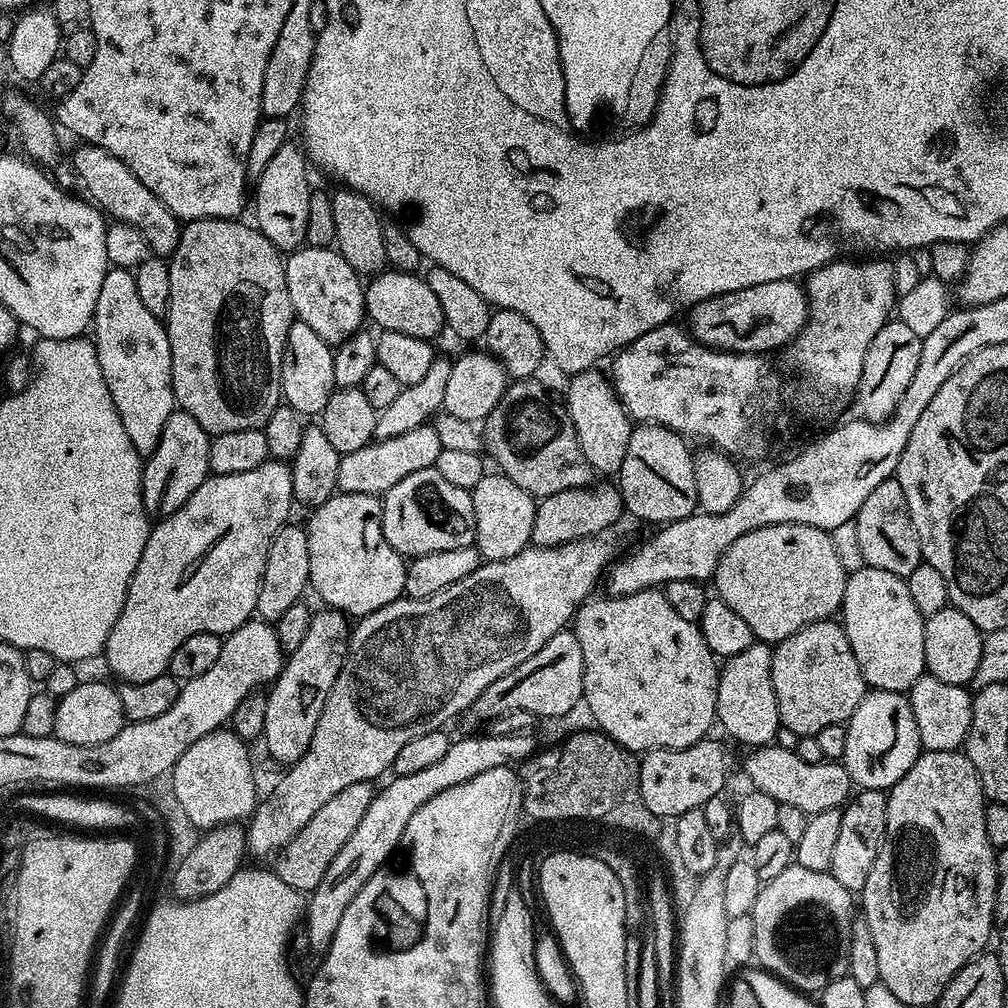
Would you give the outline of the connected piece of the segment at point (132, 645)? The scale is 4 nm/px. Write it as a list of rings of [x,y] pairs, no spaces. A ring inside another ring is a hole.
[[[269,458],[254,470],[221,476],[208,474],[198,484],[191,489],[193,492],[185,498],[181,508],[151,525],[142,558],[138,558],[124,599],[122,614],[118,614],[118,622],[114,622],[104,643],[103,659],[108,659],[108,668],[117,676],[117,681],[126,684],[150,682],[150,678],[167,673],[174,650],[178,650],[190,634],[229,634],[253,619],[272,538],[277,530],[289,523],[291,516],[288,515],[294,509],[292,469],[285,461],[283,464]]]

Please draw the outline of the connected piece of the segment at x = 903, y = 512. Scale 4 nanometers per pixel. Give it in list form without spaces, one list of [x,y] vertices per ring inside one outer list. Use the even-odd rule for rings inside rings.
[[[894,478],[878,482],[878,486],[870,490],[854,523],[858,530],[858,546],[867,567],[886,570],[889,574],[906,578],[922,563],[918,534],[906,506],[906,494],[902,494],[902,486],[898,486]]]

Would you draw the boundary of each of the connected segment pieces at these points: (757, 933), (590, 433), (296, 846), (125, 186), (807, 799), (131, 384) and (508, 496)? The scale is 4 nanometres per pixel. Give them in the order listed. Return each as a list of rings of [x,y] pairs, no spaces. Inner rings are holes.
[[[795,862],[786,870],[782,870],[782,874],[778,874],[778,878],[763,881],[750,913],[754,922],[755,959],[758,961],[759,967],[765,972],[779,976],[785,984],[804,994],[819,994],[830,982],[848,975],[850,966],[848,943],[820,944],[820,935],[830,931],[831,928],[838,927],[839,924],[848,926],[853,923],[852,900],[854,904],[853,893],[848,892],[846,886],[842,886],[842,882],[838,882],[838,878],[832,876],[831,871],[806,870],[806,866]],[[804,932],[809,932],[809,936],[805,940]]]
[[[589,370],[578,373],[567,382],[566,407],[574,422],[574,430],[578,434],[578,442],[586,462],[590,462],[593,473],[619,473],[622,458],[626,458],[626,446],[630,446],[634,421],[612,389],[611,379],[605,373],[603,376],[600,370]]]
[[[367,780],[354,782],[354,786],[346,786],[342,794],[334,794],[310,822],[301,830],[294,839],[282,849],[284,861],[278,867],[278,875],[286,886],[290,886],[301,894],[310,894],[322,882],[322,874],[330,870],[330,862],[338,858],[338,850],[346,846],[350,834],[358,830],[358,822],[362,822],[362,814],[366,814],[366,808],[370,806],[374,795],[373,785]]]
[[[81,143],[80,148],[70,152],[70,163],[79,183],[84,183],[87,199],[93,205],[99,206],[113,221],[129,224],[137,228],[146,238],[149,249],[157,257],[168,258],[180,241],[182,231],[181,221],[166,207],[121,160],[114,158],[106,150],[96,144]]]
[[[760,746],[748,756],[744,764],[744,772],[753,789],[762,794],[770,794],[780,804],[798,806],[798,810],[821,812],[831,808],[840,808],[849,799],[854,785],[848,771],[840,762],[821,762],[811,764],[802,762],[796,751],[779,746]]]
[[[109,267],[106,278],[99,281],[99,286],[94,307],[91,309],[90,325],[90,332],[96,345],[98,366],[102,370],[102,378],[106,378],[110,398],[118,414],[124,414],[122,426],[126,426],[126,434],[130,434],[134,450],[141,458],[147,458],[154,454],[160,441],[162,426],[166,426],[166,418],[170,418],[170,414],[177,407],[176,395],[172,392],[172,355],[168,330],[165,321],[150,314],[150,310],[146,310],[146,305],[142,303],[142,298],[138,298],[136,277],[129,269]]]
[[[492,470],[484,475],[482,482],[471,490],[476,523],[476,547],[485,561],[514,558],[514,554],[529,547],[532,527],[536,517],[537,501],[509,476]]]

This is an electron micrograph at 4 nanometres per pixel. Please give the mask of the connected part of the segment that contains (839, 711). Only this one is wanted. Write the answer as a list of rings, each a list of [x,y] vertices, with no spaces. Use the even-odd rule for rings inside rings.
[[[835,619],[819,620],[790,634],[772,648],[772,681],[780,722],[798,738],[816,736],[826,726],[844,724],[866,691],[864,675],[843,627]]]

